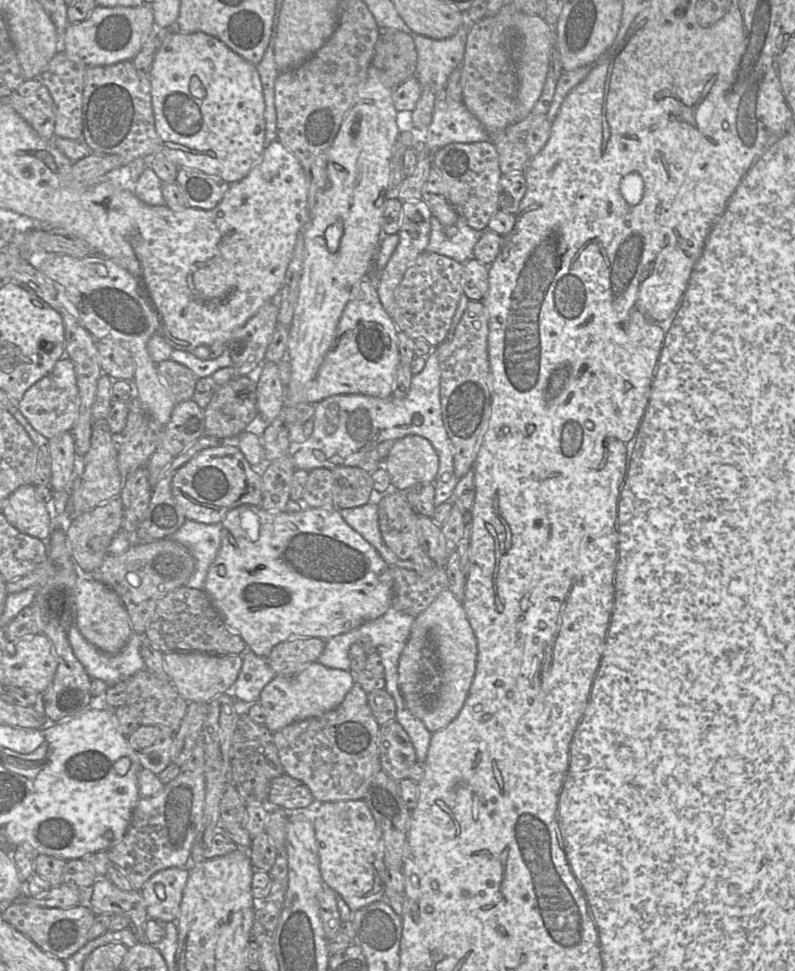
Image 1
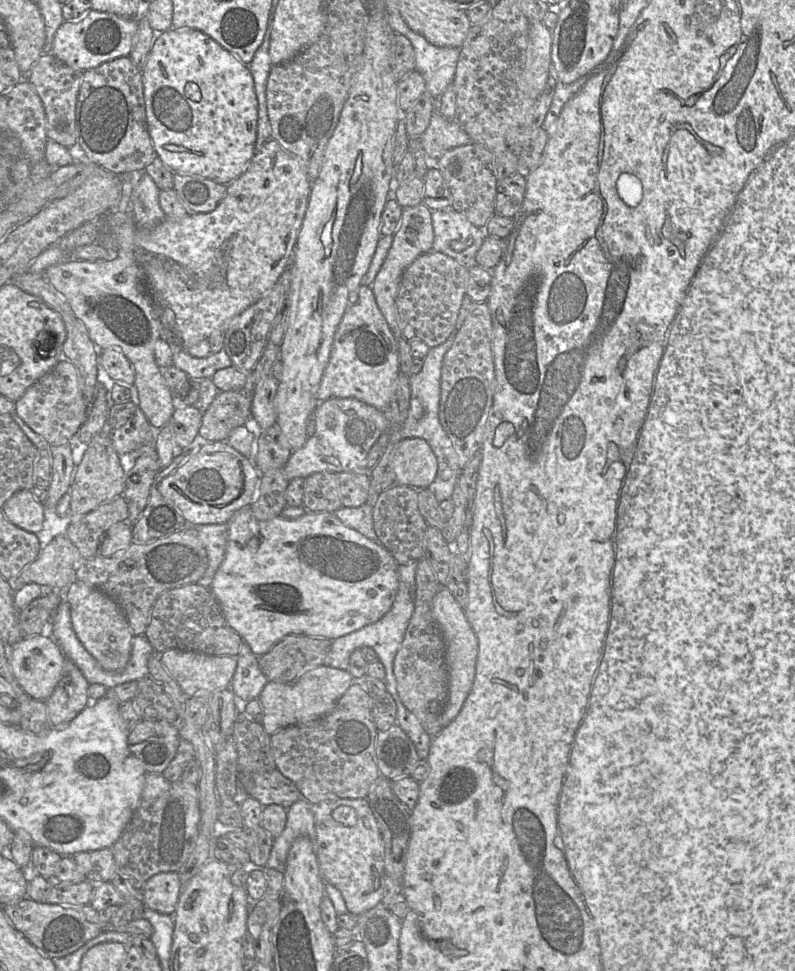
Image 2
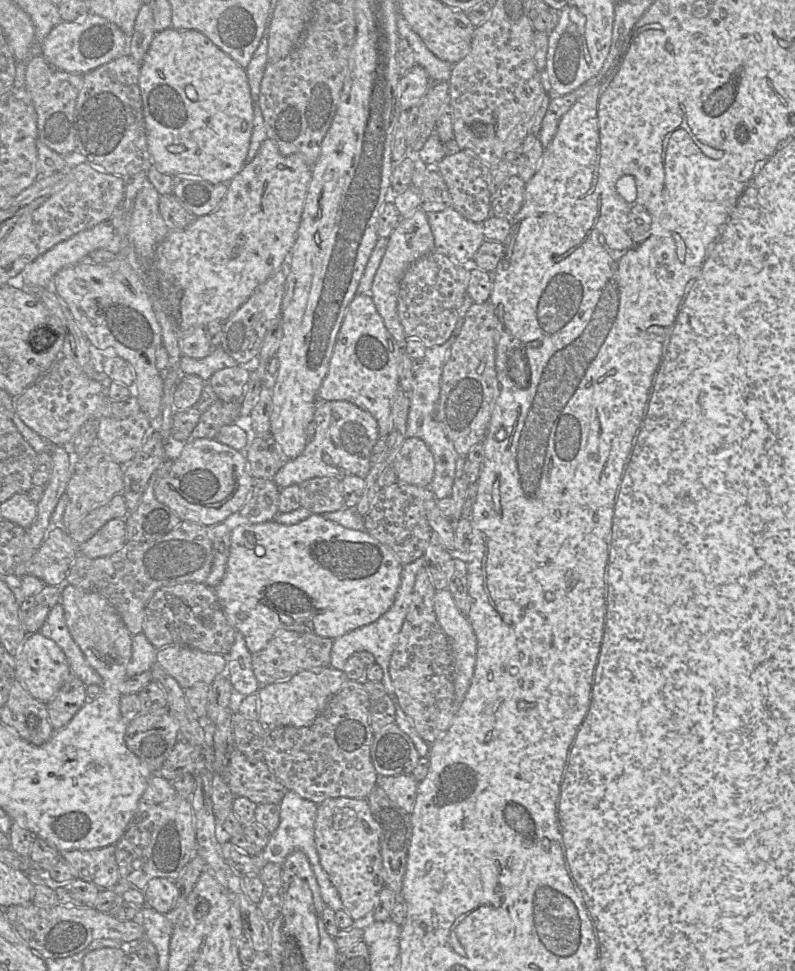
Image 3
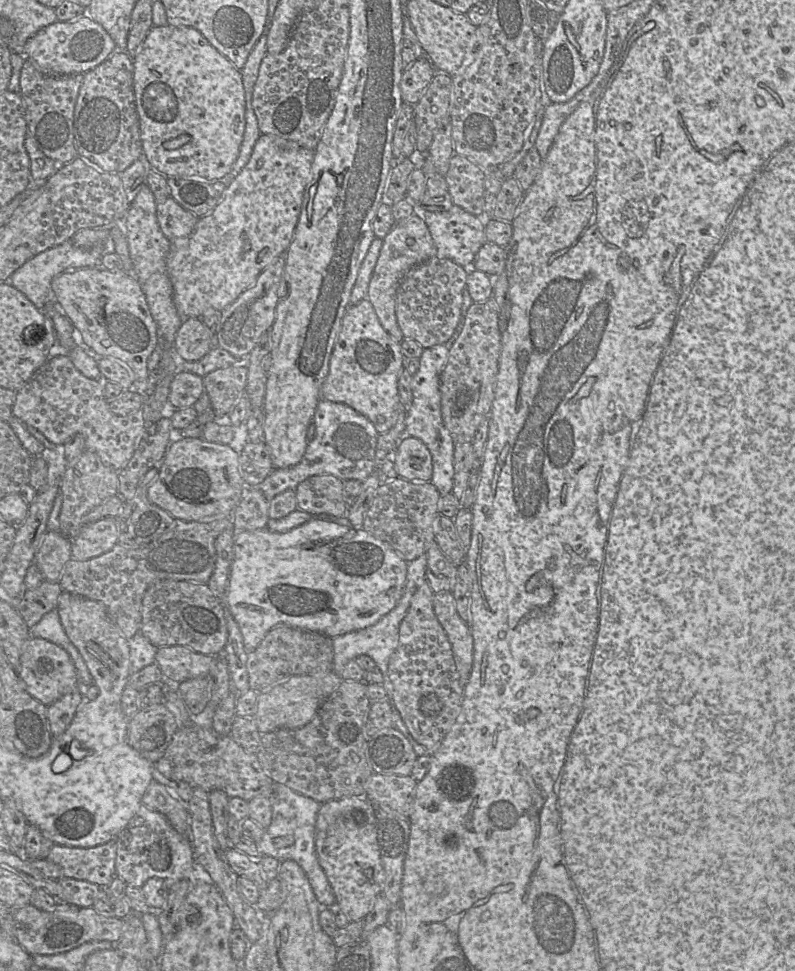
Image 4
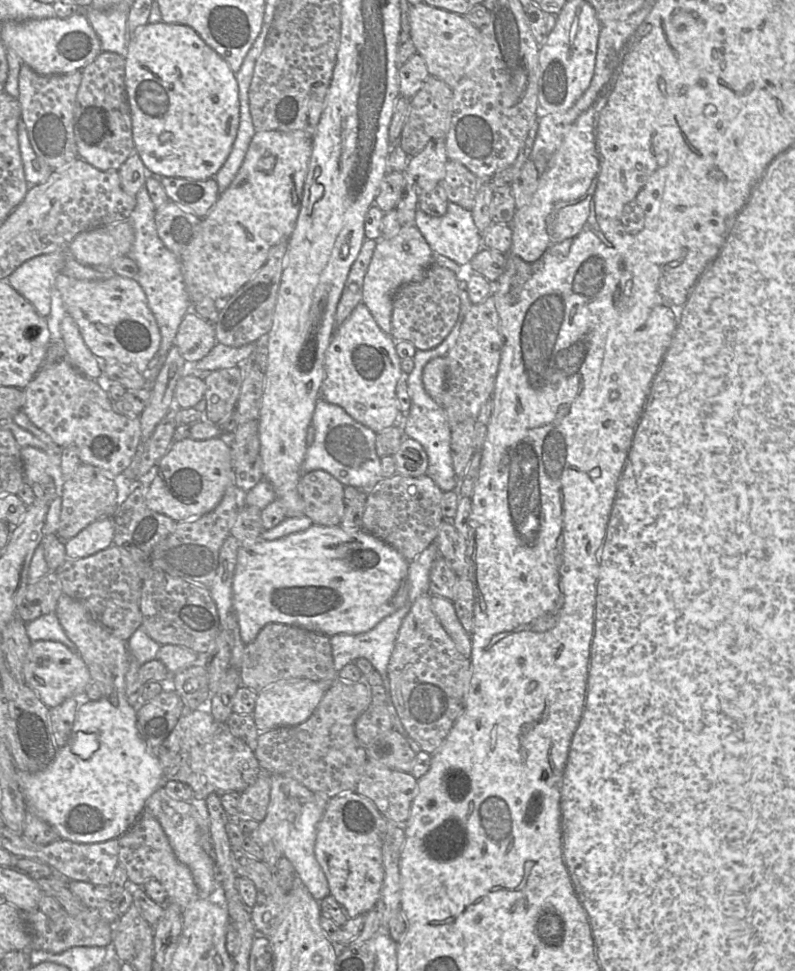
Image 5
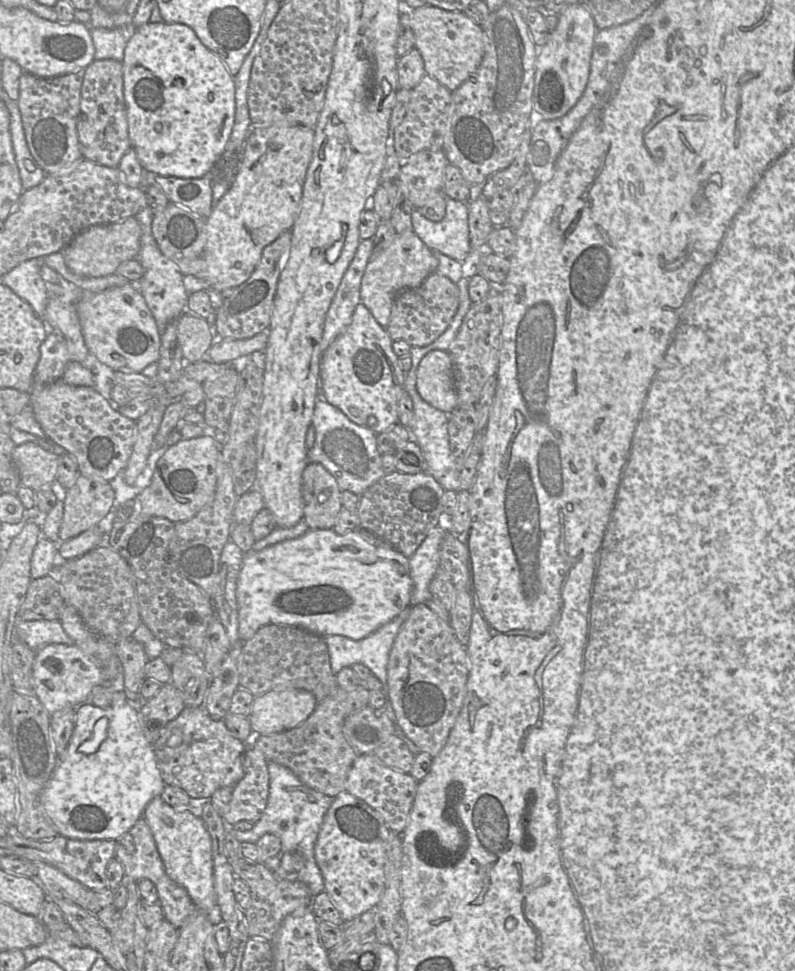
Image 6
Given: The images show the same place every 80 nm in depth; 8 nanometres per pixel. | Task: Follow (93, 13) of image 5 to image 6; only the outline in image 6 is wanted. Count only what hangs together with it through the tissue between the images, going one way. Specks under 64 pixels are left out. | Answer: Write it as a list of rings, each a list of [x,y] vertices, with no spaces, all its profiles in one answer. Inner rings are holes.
[[[90,27],[95,48],[94,60],[112,59],[122,62],[131,27],[112,29]]]

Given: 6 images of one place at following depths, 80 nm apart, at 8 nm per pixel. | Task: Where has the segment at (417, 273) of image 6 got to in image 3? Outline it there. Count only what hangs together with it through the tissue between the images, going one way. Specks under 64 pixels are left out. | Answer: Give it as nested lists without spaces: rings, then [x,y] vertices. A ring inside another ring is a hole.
[[[418,208],[410,217],[401,218],[387,239],[386,251],[375,274],[370,295],[387,330],[397,343],[403,345],[407,339],[398,316],[399,285],[404,272],[411,264],[435,250],[427,214]]]

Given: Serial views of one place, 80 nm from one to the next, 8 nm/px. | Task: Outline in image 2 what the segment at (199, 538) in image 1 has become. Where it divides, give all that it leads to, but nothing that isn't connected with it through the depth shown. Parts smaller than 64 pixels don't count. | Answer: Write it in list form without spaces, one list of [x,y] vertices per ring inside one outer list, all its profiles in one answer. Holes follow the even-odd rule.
[[[224,523],[195,526],[208,555],[208,567],[203,577],[197,581],[197,584],[210,588],[214,575],[225,557],[228,525]]]

